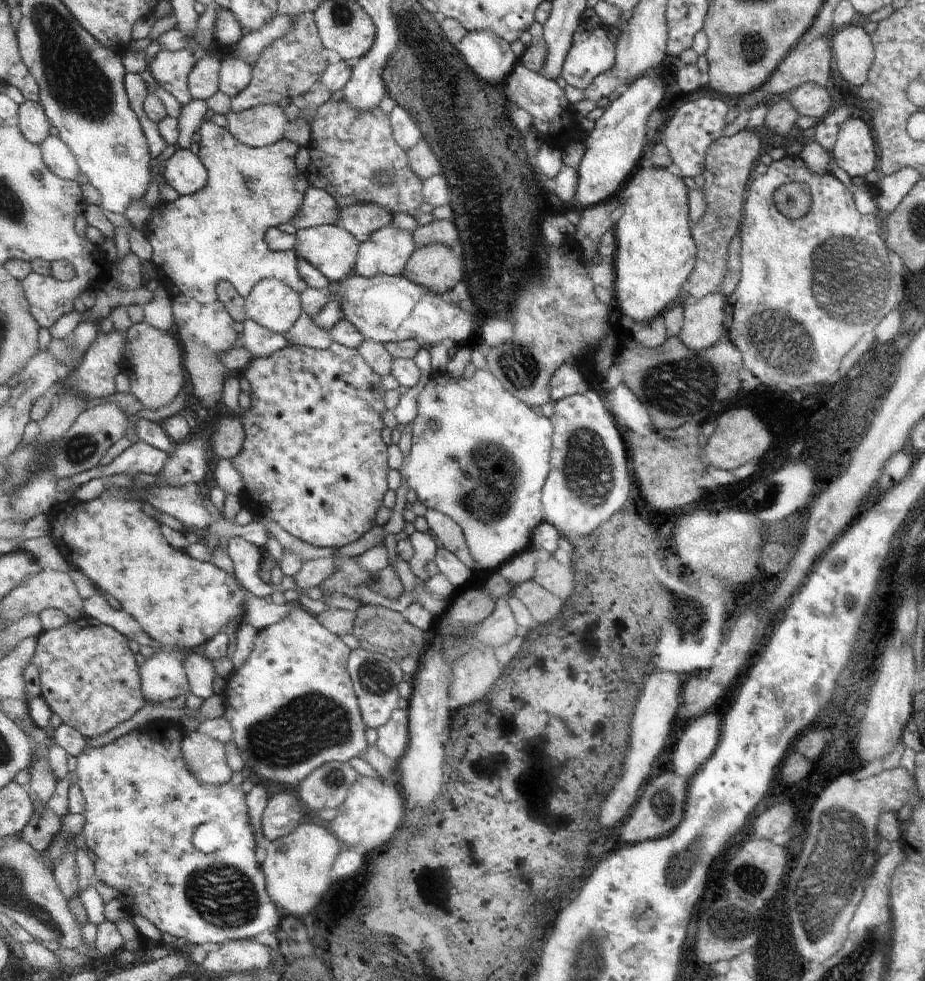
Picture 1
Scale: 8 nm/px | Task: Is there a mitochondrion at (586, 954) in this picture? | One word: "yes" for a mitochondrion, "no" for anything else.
yes

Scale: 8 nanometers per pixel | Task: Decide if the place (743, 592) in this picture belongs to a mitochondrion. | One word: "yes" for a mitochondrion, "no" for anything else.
no

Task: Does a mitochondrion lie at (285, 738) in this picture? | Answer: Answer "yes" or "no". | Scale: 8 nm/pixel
yes

